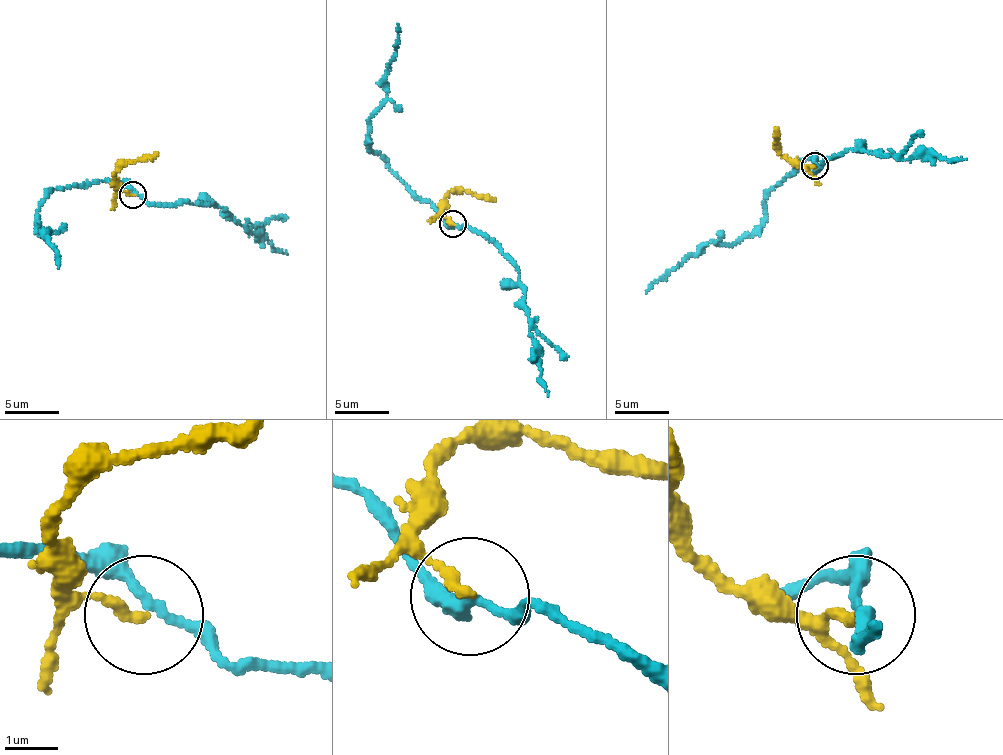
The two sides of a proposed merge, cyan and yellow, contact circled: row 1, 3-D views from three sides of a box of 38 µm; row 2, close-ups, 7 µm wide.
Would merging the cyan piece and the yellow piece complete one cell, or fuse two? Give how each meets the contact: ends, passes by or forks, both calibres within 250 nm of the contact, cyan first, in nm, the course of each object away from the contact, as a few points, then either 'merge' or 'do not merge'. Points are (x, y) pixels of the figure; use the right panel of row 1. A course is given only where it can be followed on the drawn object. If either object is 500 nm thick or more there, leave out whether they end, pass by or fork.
cyan passes by; yellow ends; calibres 170 and 190 nm; course cyan (815, 164), (812, 158), (800, 159), (777, 182), (759, 227), (732, 244), (705, 243), (646, 293); course yellow (815, 167), (797, 168), (780, 154), (775, 147), (777, 127); do not merge

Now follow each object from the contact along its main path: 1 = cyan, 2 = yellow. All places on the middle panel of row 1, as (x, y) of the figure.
1: (453, 225), (423, 202), (366, 142), (386, 89), (383, 76), (396, 50), (397, 24)
2: (452, 224), (442, 205), (451, 191), (463, 189), (495, 201)

